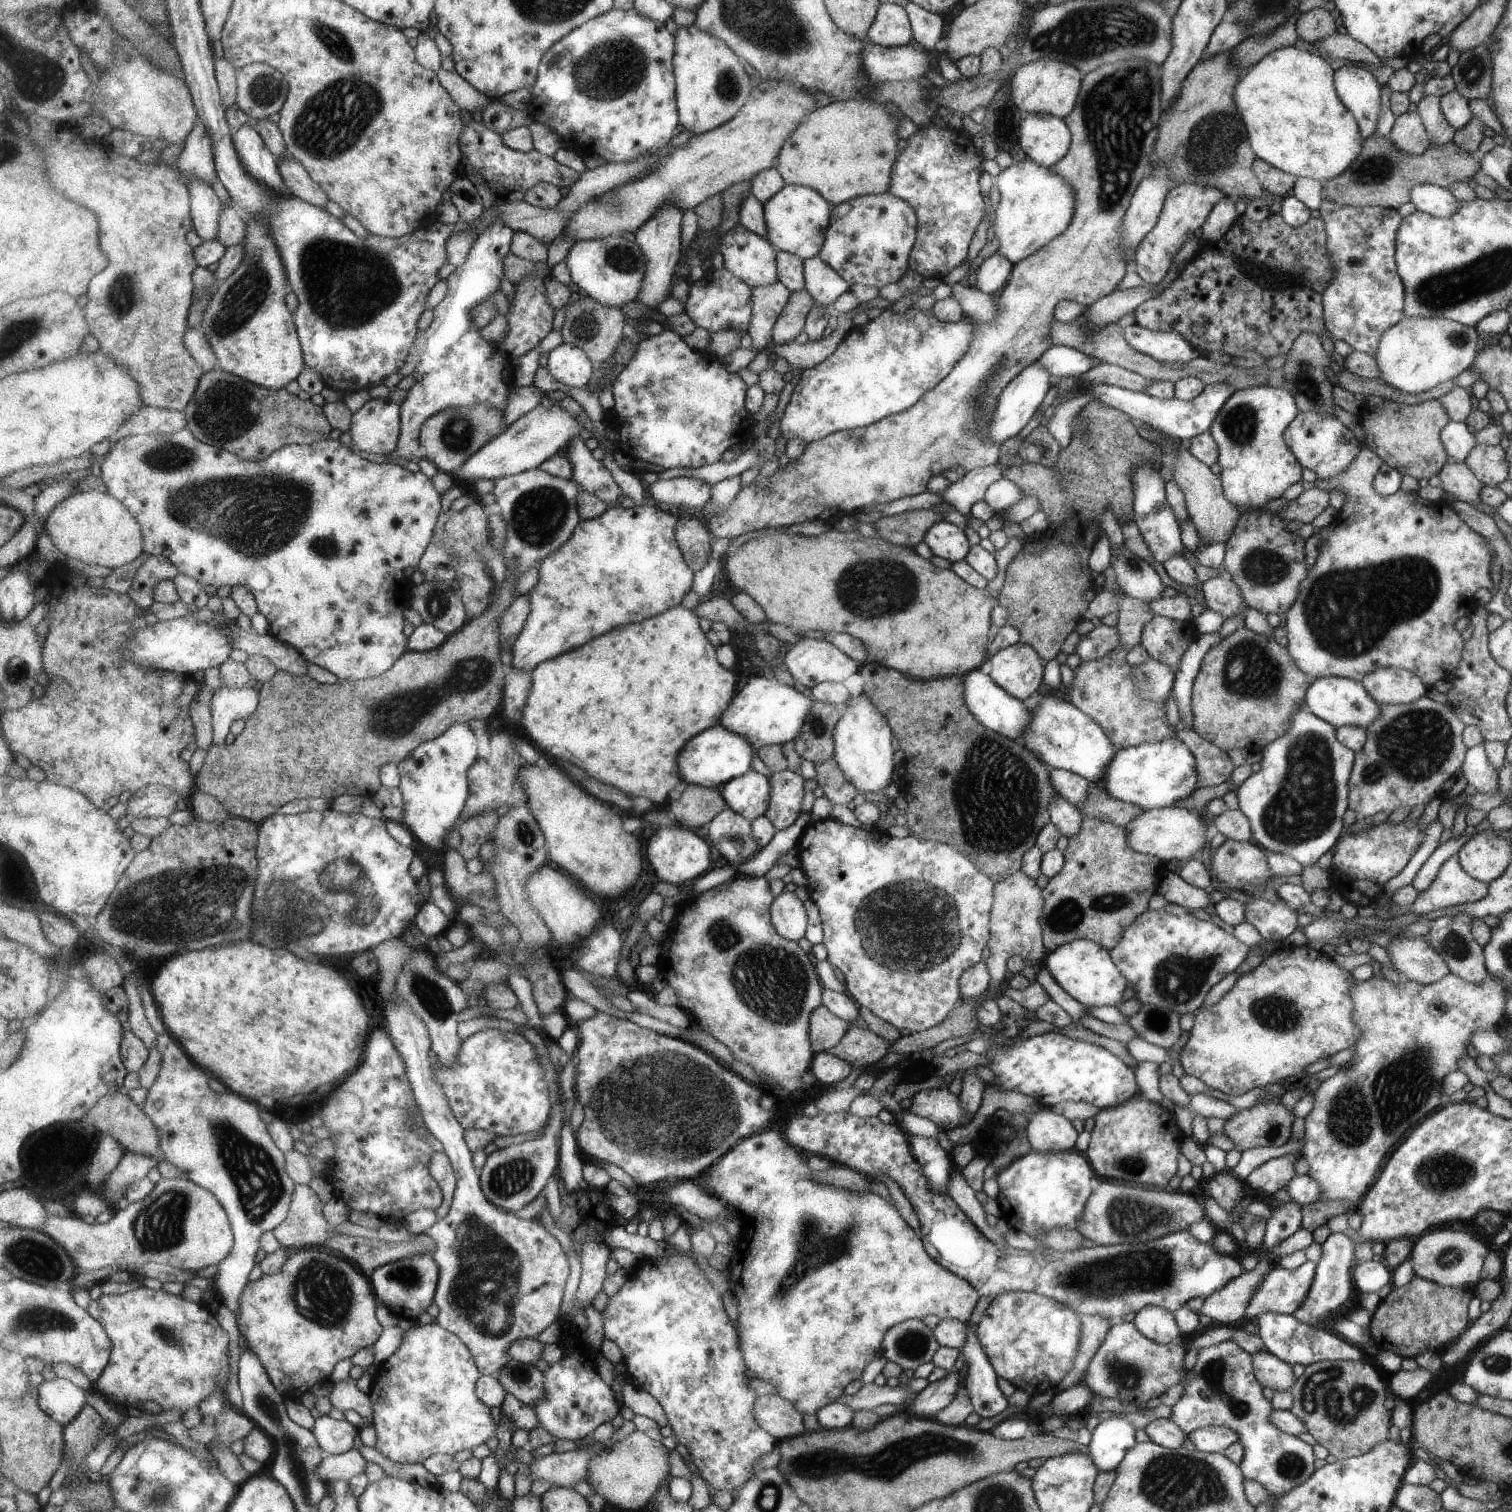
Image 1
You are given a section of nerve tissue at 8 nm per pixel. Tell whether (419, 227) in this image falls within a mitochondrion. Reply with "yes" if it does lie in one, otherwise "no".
no

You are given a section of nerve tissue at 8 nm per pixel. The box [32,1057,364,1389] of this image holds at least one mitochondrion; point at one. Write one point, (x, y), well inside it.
(254, 1173)

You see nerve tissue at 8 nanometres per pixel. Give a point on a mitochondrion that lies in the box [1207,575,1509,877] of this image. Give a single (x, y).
(1302, 809)

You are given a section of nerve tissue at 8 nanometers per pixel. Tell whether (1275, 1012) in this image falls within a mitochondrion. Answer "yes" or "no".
yes

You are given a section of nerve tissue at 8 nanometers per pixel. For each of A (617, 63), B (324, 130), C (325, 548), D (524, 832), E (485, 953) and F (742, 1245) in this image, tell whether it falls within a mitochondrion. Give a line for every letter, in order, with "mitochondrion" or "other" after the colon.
A: mitochondrion
B: mitochondrion
C: mitochondrion
D: mitochondrion
E: other
F: other

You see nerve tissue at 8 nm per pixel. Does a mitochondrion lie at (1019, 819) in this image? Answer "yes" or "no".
yes

